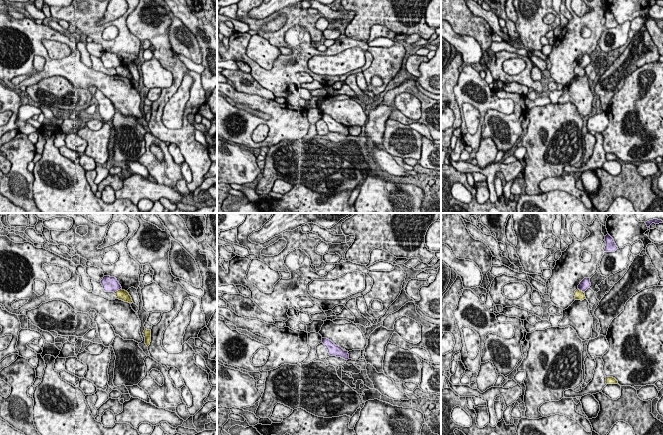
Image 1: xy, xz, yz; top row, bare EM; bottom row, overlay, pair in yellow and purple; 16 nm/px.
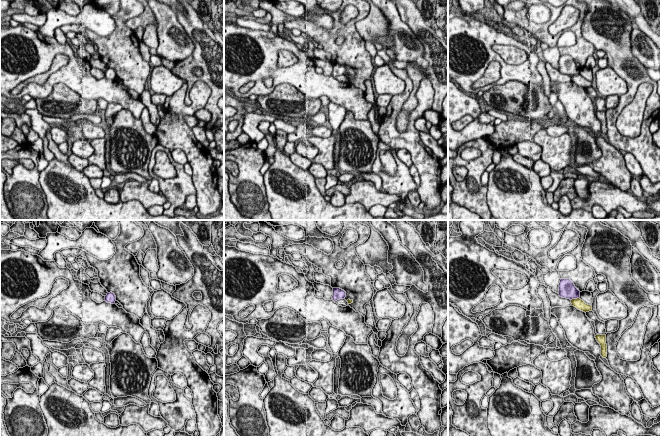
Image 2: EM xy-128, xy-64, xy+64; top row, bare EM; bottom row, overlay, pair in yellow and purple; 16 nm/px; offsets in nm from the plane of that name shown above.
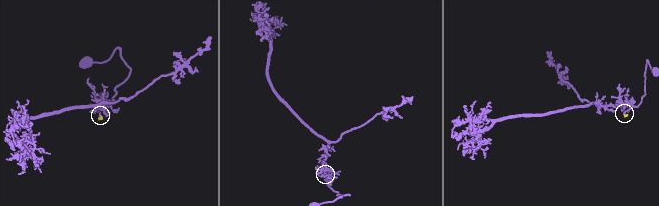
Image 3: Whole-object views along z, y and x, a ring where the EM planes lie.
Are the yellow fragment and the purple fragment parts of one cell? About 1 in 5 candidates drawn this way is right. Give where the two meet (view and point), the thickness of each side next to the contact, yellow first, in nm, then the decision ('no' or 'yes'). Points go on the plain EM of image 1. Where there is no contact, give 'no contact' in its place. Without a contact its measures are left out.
xy (118, 66) | 170/260 nm | no

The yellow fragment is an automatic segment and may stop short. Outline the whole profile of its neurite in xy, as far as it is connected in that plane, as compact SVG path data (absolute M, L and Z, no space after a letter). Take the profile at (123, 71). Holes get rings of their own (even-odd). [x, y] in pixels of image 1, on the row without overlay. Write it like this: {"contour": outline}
{"contour": "M120 65L116 67L115 70L117 75L128 79L133 79L132 74L127 67Z"}

